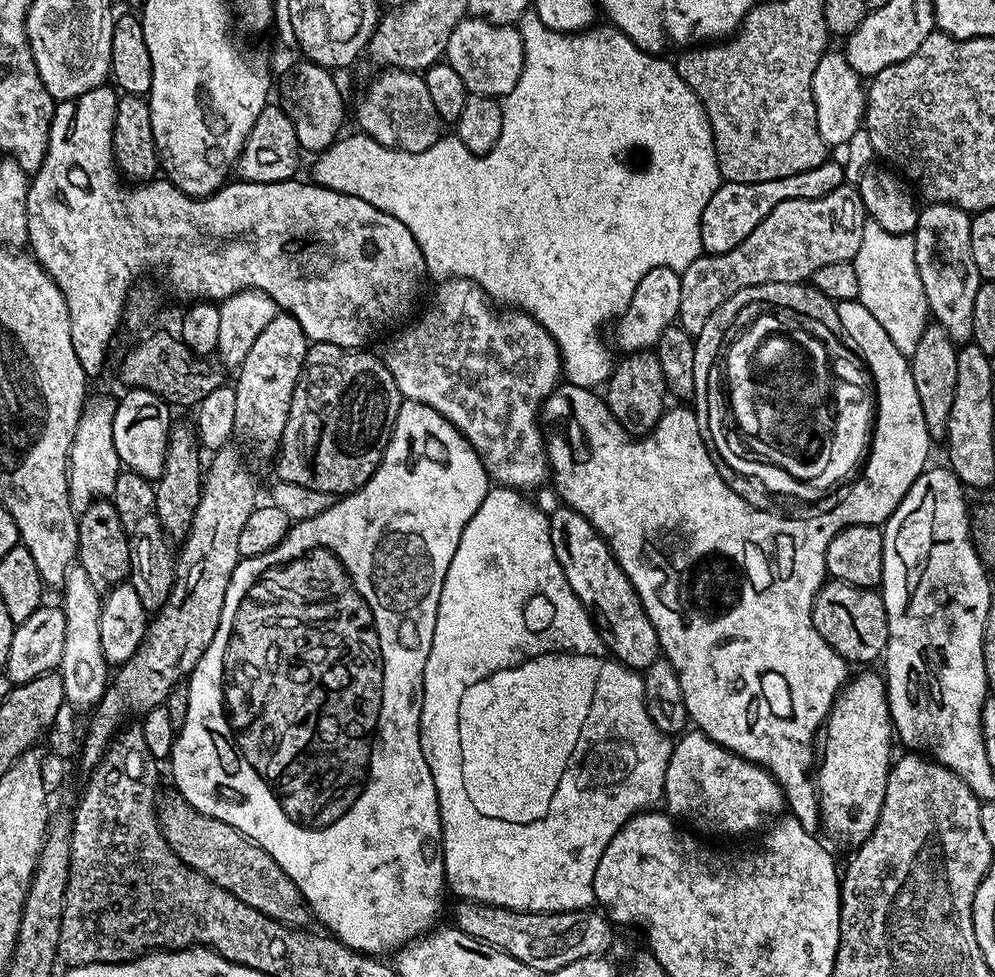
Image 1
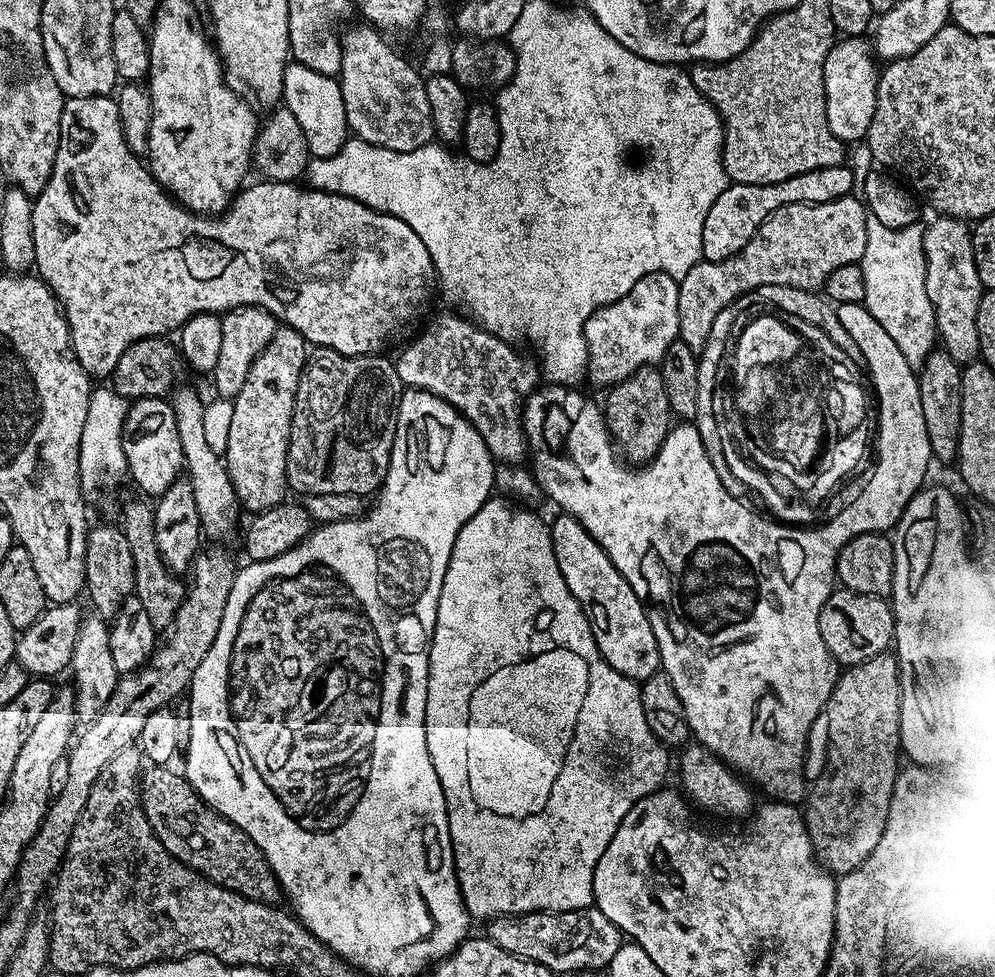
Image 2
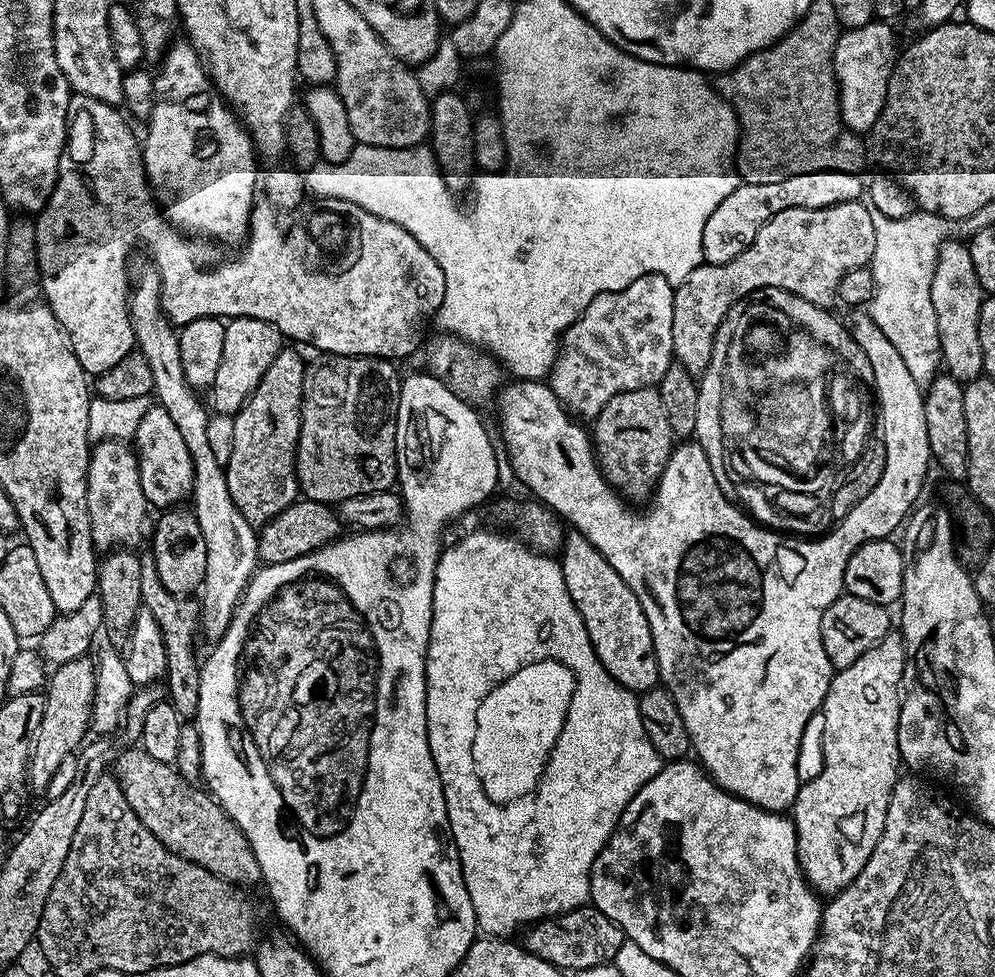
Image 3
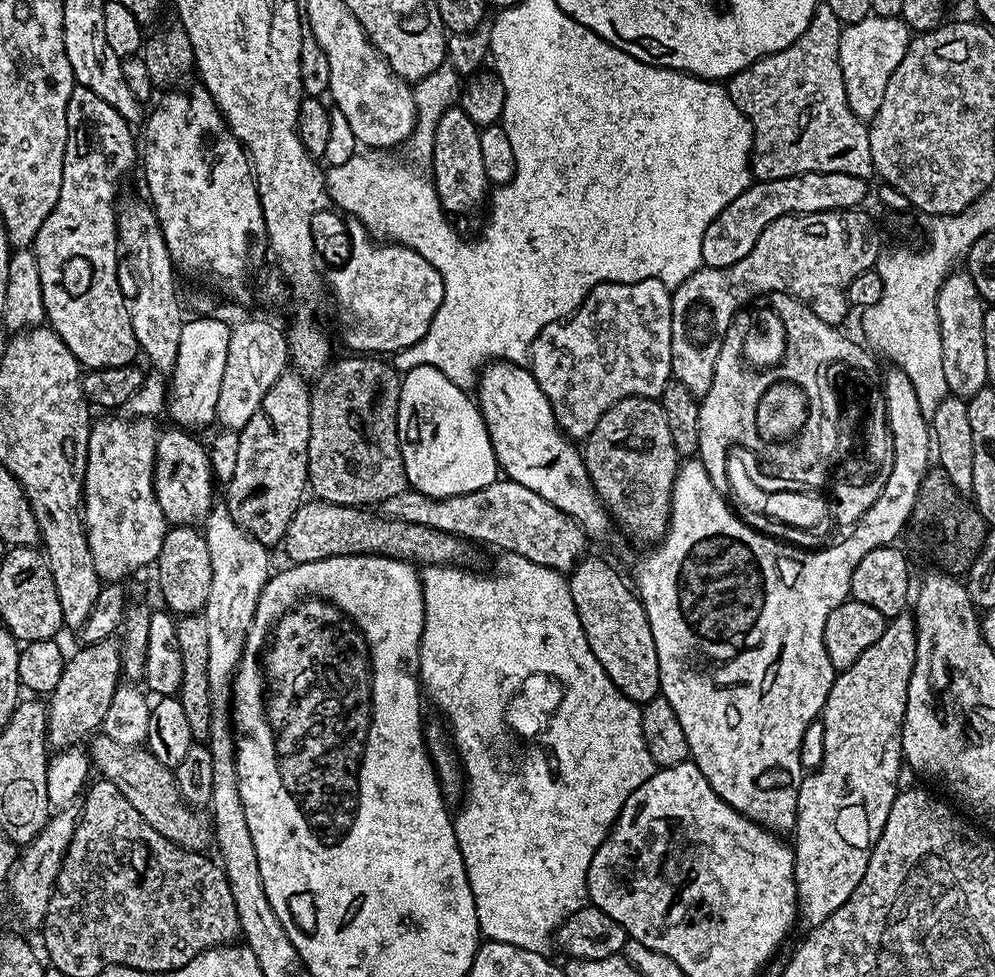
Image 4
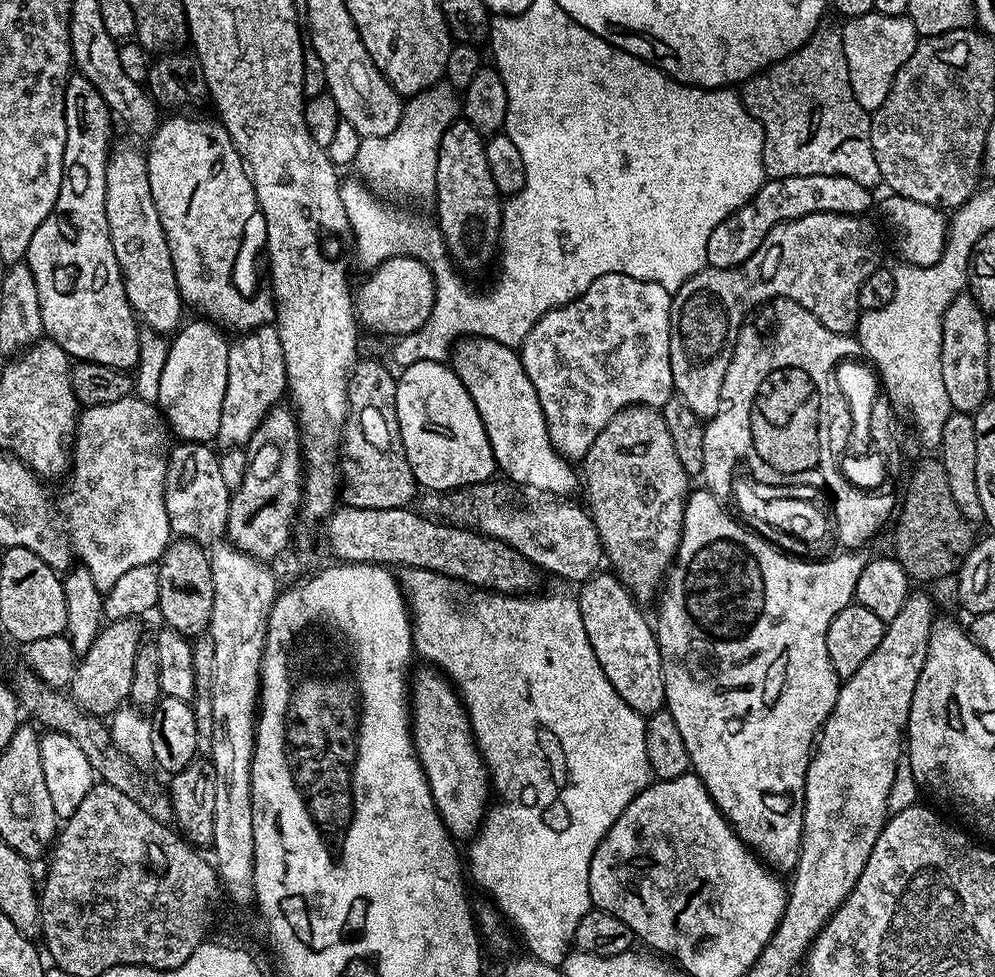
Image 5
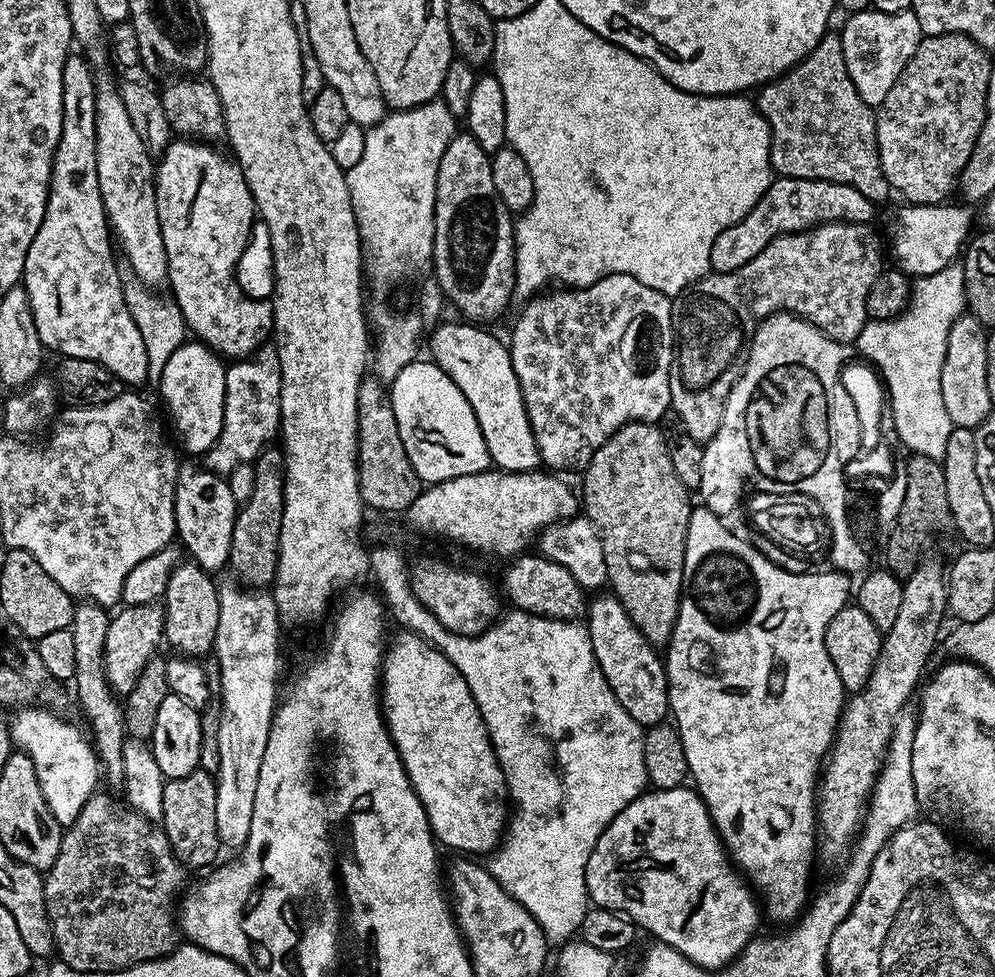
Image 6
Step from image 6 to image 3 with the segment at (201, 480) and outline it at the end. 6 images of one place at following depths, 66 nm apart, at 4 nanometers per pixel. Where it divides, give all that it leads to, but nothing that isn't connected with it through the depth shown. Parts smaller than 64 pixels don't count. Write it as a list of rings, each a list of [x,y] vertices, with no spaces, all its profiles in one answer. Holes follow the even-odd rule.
[[[149,406],[146,410],[142,422],[138,422],[134,451],[138,462],[138,478],[142,482],[142,494],[146,494],[153,509],[167,510],[191,497],[194,462],[190,458],[190,450],[186,450],[182,433],[178,431],[178,426],[174,426],[174,421],[164,408]]]

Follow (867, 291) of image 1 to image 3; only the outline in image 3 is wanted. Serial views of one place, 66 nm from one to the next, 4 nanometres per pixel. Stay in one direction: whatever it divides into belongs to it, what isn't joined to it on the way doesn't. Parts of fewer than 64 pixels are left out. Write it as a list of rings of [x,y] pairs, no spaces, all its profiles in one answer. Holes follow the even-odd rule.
[[[919,210],[906,218],[886,218],[886,214],[872,212],[872,221],[874,254],[870,267],[876,292],[868,301],[866,311],[874,318],[878,330],[894,342],[894,350],[902,354],[902,362],[906,362],[916,381],[922,386],[931,385],[942,361],[934,302],[930,302],[930,282],[934,282],[934,266],[941,246],[953,239],[953,232],[948,230],[955,228],[955,221]]]

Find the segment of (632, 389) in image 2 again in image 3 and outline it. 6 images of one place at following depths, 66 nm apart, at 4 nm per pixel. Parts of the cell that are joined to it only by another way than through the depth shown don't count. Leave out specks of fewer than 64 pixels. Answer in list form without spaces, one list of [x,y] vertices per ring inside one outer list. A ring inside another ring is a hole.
[[[639,388],[610,398],[610,402],[606,402],[606,406],[602,406],[596,415],[590,435],[600,473],[613,489],[625,501],[647,501],[655,492],[674,447],[672,427],[666,418],[666,406],[662,406],[659,391],[656,388]]]

